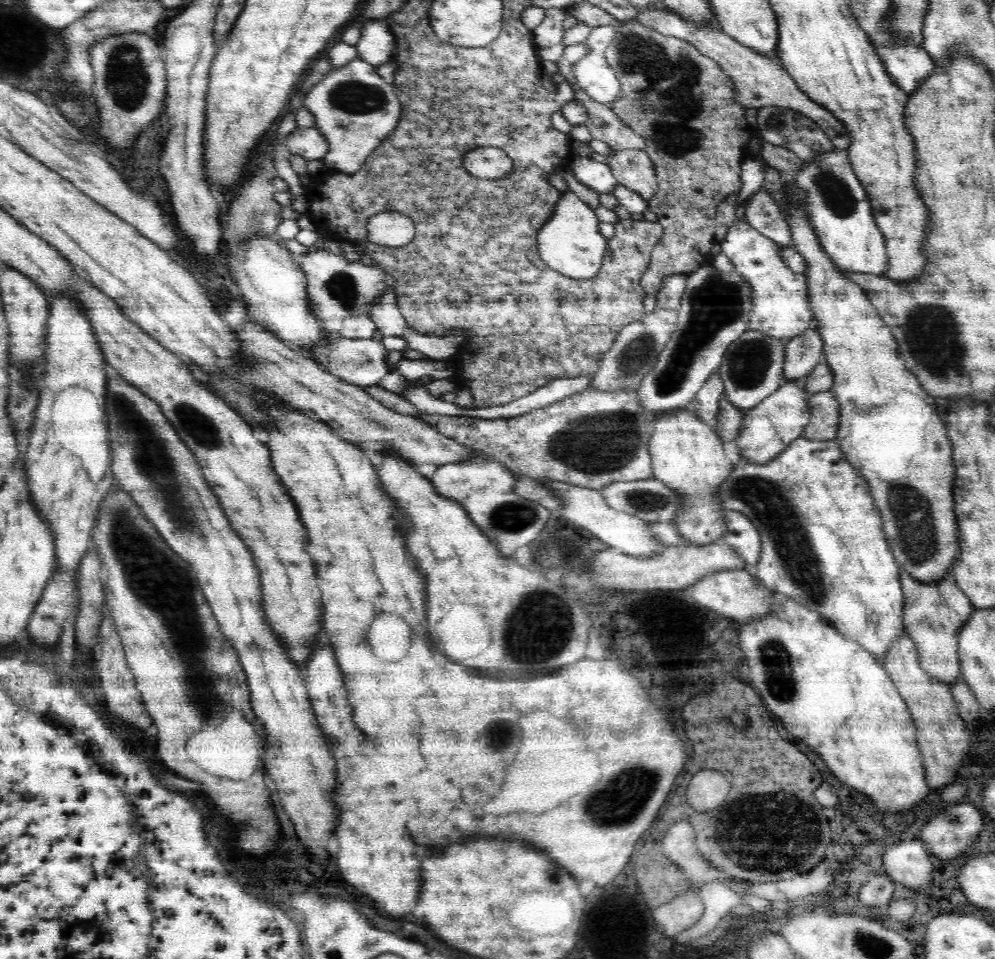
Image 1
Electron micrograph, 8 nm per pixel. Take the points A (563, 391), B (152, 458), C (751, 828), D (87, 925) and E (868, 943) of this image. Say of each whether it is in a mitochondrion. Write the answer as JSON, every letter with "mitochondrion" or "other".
{"A":"other","B":"mitochondrion","C":"mitochondrion","D":"other","E":"mitochondrion"}

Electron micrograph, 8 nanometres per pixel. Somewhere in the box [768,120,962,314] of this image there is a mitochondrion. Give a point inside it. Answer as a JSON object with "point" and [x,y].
{"point":[834,189]}

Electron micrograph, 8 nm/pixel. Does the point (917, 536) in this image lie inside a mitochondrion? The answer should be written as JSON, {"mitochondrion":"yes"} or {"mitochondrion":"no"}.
{"mitochondrion":"yes"}

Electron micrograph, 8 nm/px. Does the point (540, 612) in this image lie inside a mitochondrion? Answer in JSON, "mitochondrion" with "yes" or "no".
{"mitochondrion":"yes"}

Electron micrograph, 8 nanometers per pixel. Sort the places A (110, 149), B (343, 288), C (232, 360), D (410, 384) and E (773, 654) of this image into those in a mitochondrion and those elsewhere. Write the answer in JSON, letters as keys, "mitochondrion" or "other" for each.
{"A":"other","B":"mitochondrion","C":"other","D":"other","E":"mitochondrion"}

